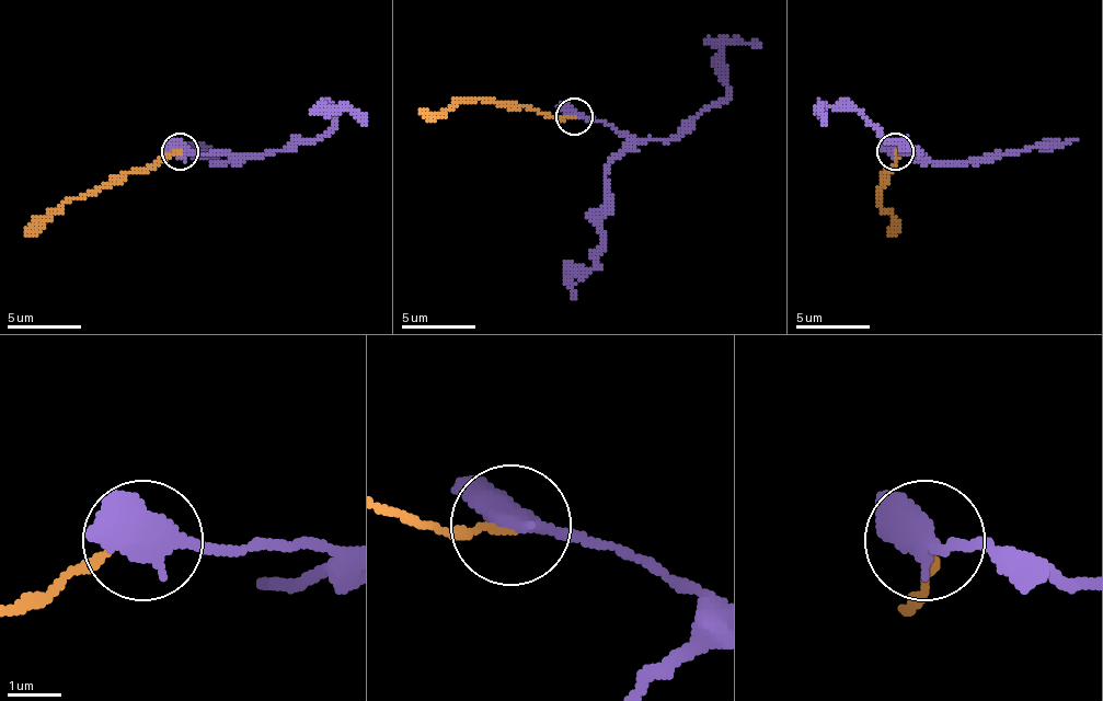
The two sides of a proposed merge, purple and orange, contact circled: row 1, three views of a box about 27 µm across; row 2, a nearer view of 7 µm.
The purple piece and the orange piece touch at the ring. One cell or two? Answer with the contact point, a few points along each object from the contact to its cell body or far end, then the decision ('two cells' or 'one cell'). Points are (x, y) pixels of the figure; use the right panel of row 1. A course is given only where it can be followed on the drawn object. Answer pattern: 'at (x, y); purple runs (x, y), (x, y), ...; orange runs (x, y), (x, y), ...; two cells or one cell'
at (895, 151); purple runs (896, 150), (899, 154), (918, 154), (856, 110), (826, 106), (822, 110), (826, 125); orange runs (896, 150), (877, 198), (892, 217), (888, 236); two cells

